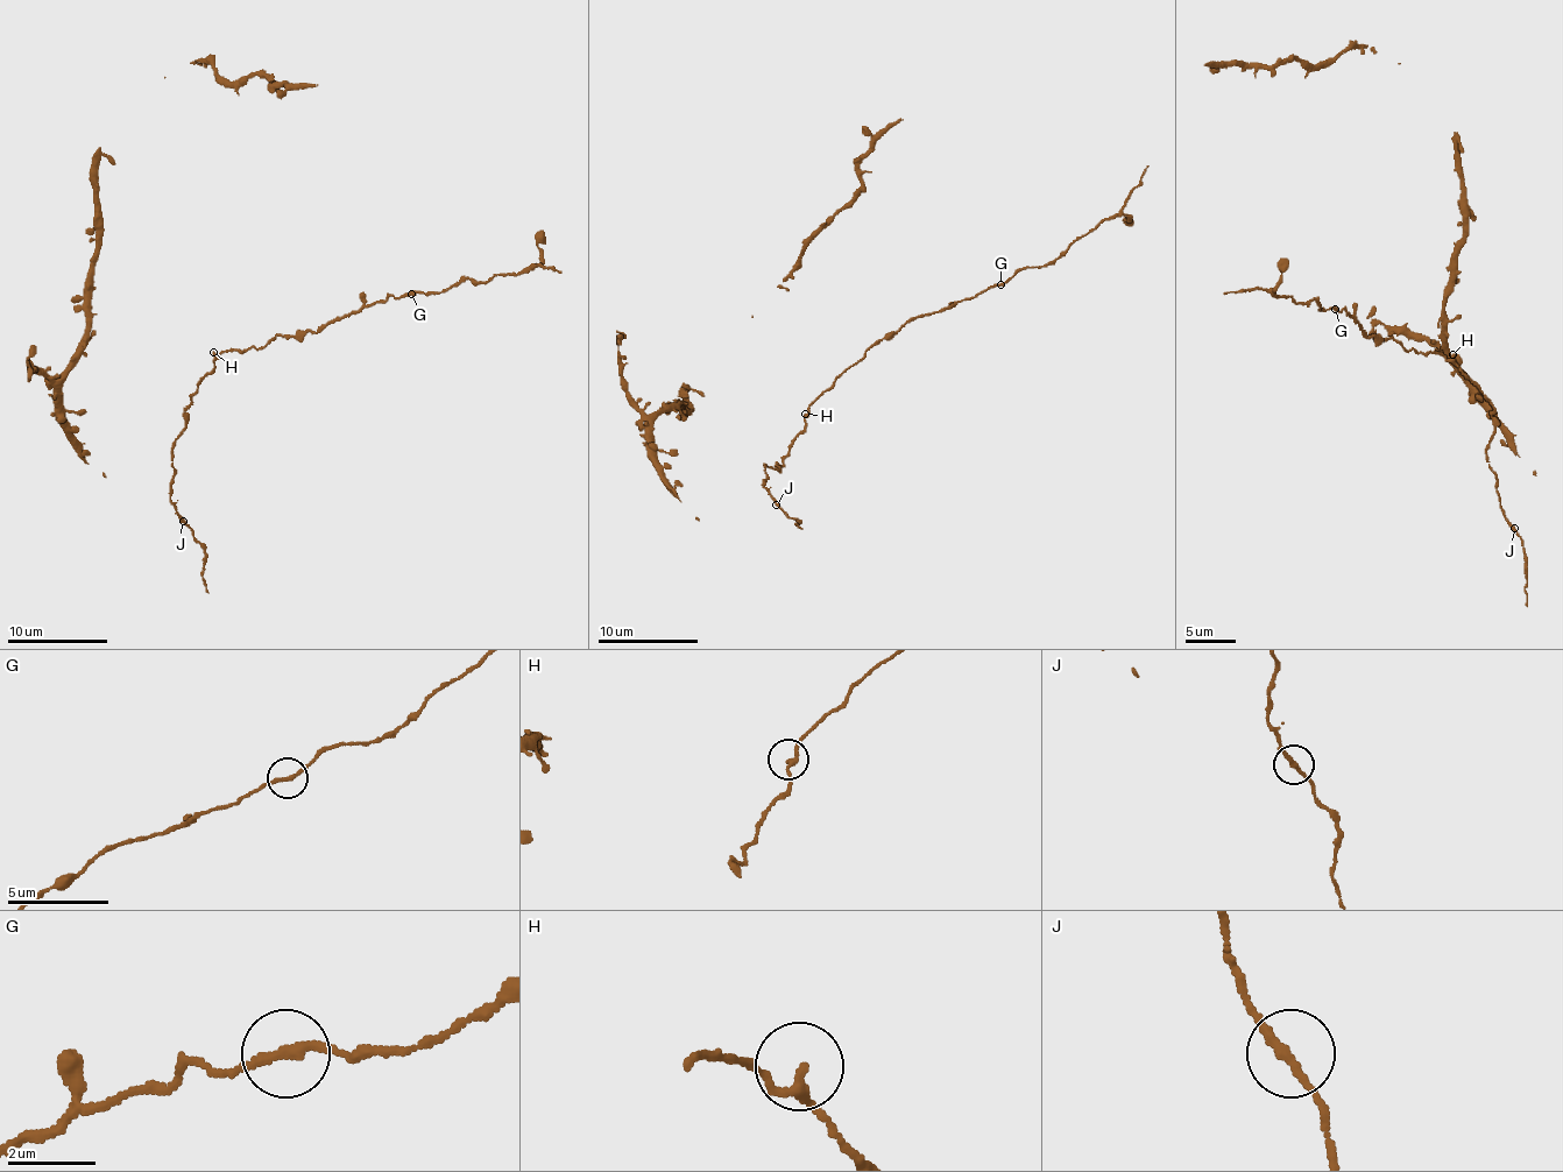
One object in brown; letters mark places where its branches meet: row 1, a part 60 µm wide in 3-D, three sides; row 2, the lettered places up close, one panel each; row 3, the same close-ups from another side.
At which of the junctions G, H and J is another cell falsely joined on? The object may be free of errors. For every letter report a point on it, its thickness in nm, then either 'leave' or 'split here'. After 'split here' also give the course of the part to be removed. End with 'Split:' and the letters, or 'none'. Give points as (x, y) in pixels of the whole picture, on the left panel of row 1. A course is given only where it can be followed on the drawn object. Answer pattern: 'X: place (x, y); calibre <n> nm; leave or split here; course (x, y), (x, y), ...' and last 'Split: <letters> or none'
G: place (411, 294); calibre 200 nm; leave
H: place (213, 352); calibre 200 nm; leave
J: place (183, 521); calibre 200 nm; leave
Split: none

